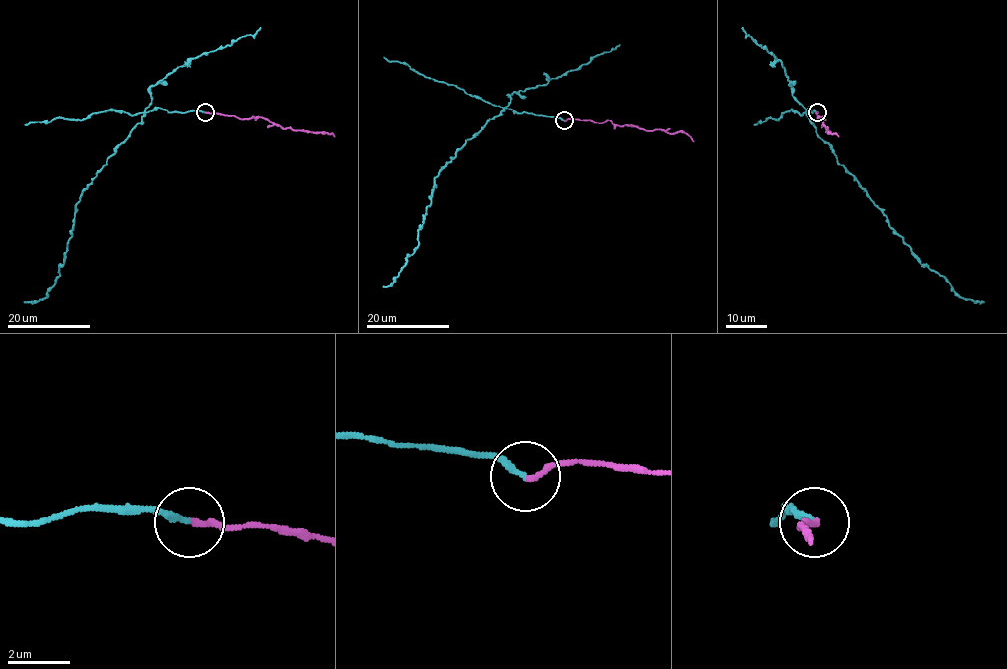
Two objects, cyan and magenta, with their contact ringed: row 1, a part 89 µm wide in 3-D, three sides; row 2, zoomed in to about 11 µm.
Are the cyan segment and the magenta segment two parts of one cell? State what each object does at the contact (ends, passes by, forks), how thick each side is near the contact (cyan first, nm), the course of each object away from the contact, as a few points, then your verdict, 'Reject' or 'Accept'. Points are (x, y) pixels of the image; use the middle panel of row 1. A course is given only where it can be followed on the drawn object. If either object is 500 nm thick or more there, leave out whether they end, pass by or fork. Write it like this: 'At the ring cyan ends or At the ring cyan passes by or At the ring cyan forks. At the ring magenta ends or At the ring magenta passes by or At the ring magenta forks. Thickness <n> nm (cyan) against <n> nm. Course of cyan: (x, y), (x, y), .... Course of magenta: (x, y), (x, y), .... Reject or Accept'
At the ring cyan ends. At the ring magenta ends. Thickness 190 nm (cyan) against 190 nm. Course of cyan: (564, 120), (507, 109), (465, 140), (438, 172), (414, 252), (390, 285), (382, 286). Course of magenta: (564, 120), (609, 120), (614, 124), (650, 131), (684, 132), (693, 141). Reject

